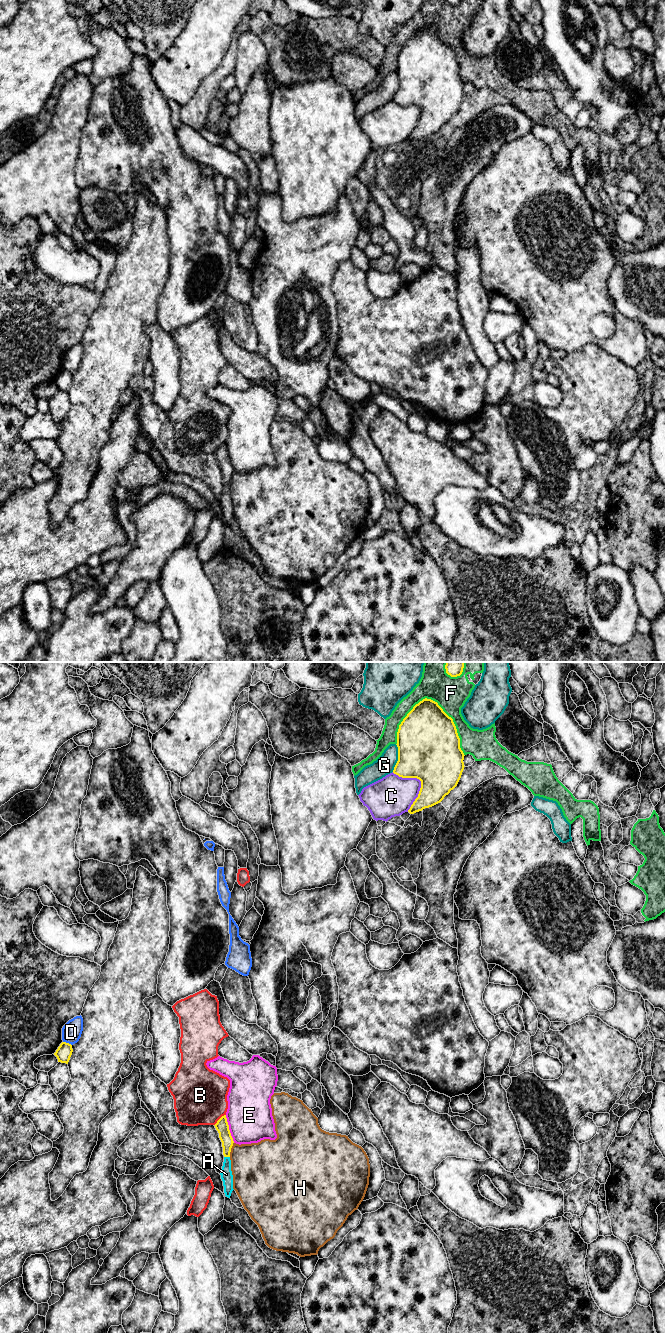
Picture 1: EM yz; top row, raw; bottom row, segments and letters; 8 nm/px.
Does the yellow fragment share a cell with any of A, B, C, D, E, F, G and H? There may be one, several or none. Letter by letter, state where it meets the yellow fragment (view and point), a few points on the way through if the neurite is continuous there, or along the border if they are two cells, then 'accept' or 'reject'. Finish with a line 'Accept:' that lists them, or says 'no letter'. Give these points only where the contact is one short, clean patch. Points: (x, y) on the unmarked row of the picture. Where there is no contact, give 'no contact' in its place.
A: yz (227, 484) | across yz (222, 455), (227, 468), (227, 484), (226, 502) | accept
B: yz (219, 447) | reject
C: yz (421, 110) | reject
D: yz (67, 371) | reject
E: yz (228, 457) | reject
F: yz (441, 36) | reject
G: yz (398, 86) | reject
H: yz (230, 477) | reject
Accept: A

